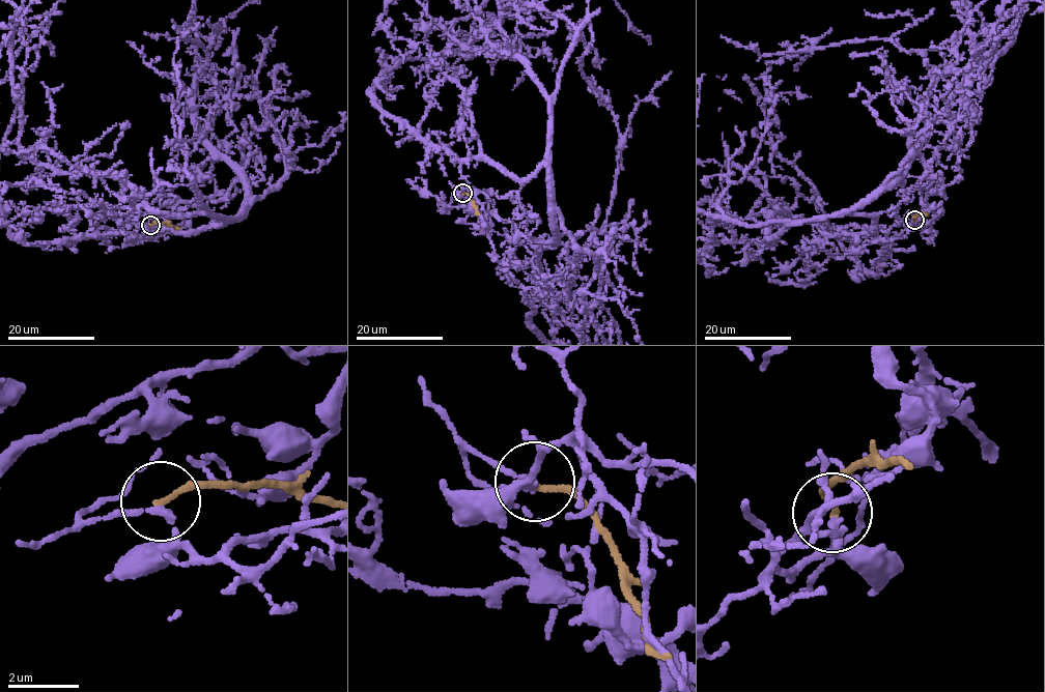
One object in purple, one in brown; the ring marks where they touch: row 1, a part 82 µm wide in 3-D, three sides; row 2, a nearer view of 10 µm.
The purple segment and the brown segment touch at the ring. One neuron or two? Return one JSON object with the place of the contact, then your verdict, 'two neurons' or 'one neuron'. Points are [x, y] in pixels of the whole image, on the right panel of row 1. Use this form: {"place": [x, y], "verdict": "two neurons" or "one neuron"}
{"place": [914, 220], "verdict": "two neurons"}

